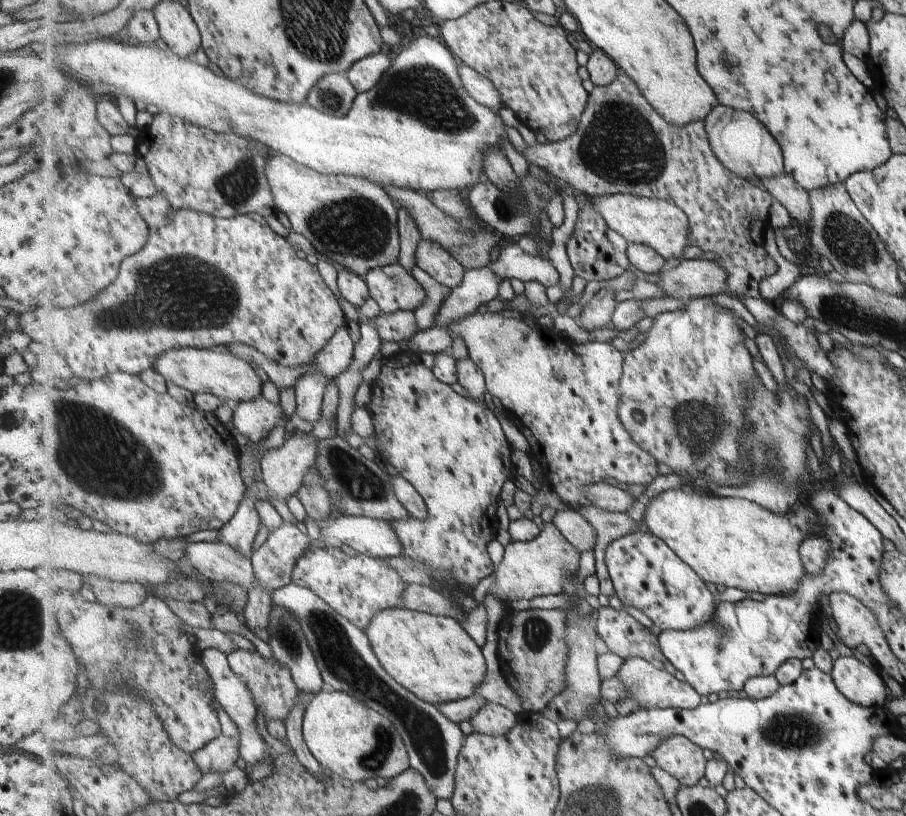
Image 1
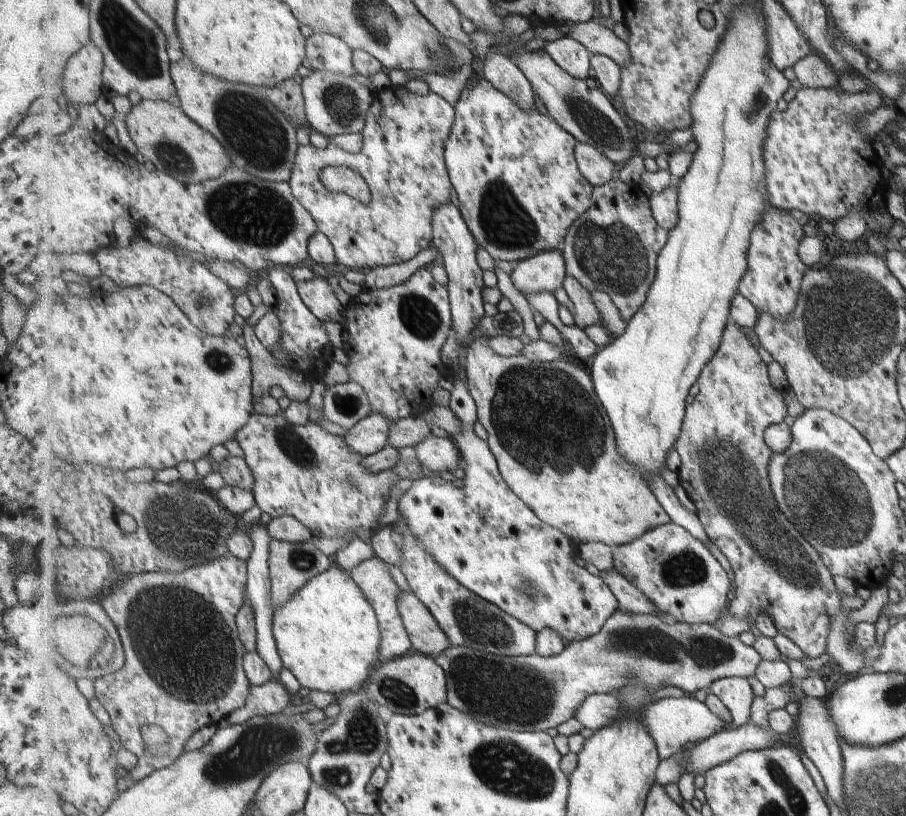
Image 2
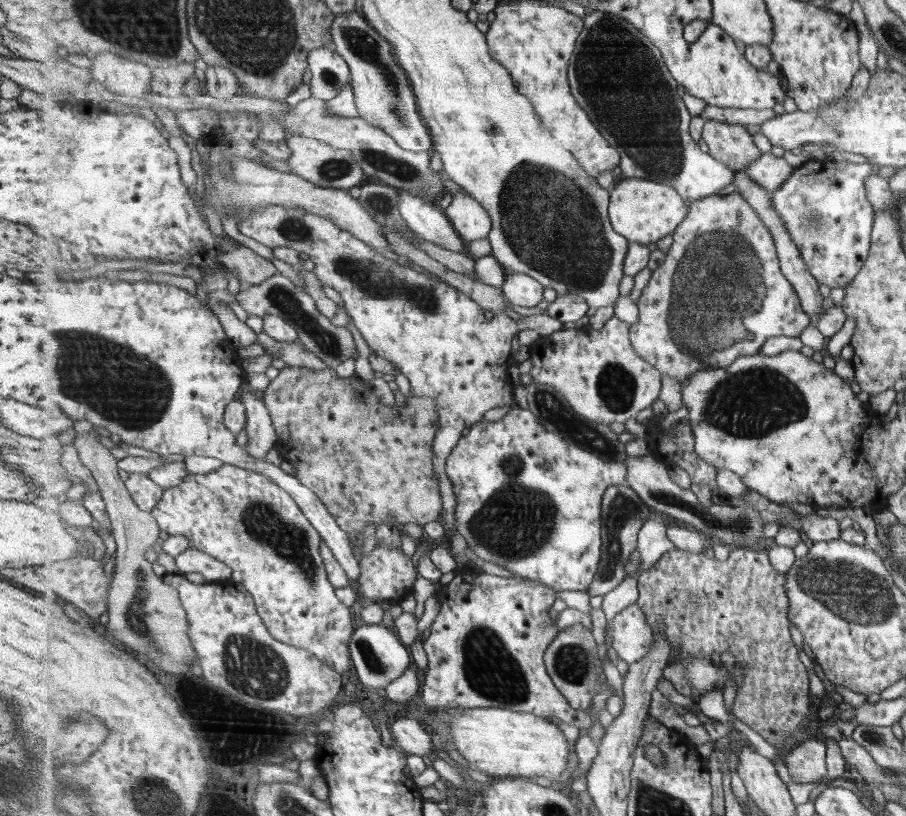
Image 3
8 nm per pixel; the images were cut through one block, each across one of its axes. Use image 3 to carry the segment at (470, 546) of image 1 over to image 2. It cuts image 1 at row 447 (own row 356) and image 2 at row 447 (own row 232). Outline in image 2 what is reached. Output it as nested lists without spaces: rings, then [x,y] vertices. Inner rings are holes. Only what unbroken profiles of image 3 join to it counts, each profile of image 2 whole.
[[[284,412],[274,417],[253,413],[246,426],[238,432],[236,440],[254,472],[256,481],[252,493],[255,504],[272,518],[293,515],[318,537],[339,536],[350,540],[359,528],[368,530],[371,535],[375,534],[374,528],[379,524],[379,518],[385,514],[387,502],[391,500],[391,488],[401,480],[393,469],[371,472],[364,465],[366,456],[354,451],[345,437],[330,434],[318,423],[292,425]]]

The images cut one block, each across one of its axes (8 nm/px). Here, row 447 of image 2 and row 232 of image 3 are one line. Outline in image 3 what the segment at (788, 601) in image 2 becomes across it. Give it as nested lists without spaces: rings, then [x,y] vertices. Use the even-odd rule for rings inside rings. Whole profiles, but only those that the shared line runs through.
[[[735,192],[730,195],[718,195],[715,193],[714,195],[692,201],[689,205],[690,210],[687,218],[677,228],[677,231],[674,232],[674,241],[667,251],[664,262],[652,271],[648,284],[644,287],[640,298],[637,300],[639,306],[639,321],[630,326],[631,342],[633,342],[633,348],[639,352],[639,356],[645,358],[645,360],[649,362],[649,364],[653,364],[655,368],[659,368],[659,372],[661,372],[663,376],[677,378],[681,383],[689,380],[691,374],[701,372],[703,368],[715,368],[717,356],[719,356],[721,352],[733,348],[734,344],[749,342],[749,340],[755,340],[755,338],[757,338],[757,328],[745,328],[745,324],[742,322],[743,318],[749,314],[755,314],[755,312],[759,312],[759,310],[765,312],[765,314],[777,314],[777,336],[801,336],[801,332],[811,323],[809,314],[803,310],[803,305],[801,304],[794,284],[783,274],[775,238],[771,236],[768,226],[761,220],[759,213],[755,212],[755,208],[751,208],[751,204],[749,204],[741,194]]]

